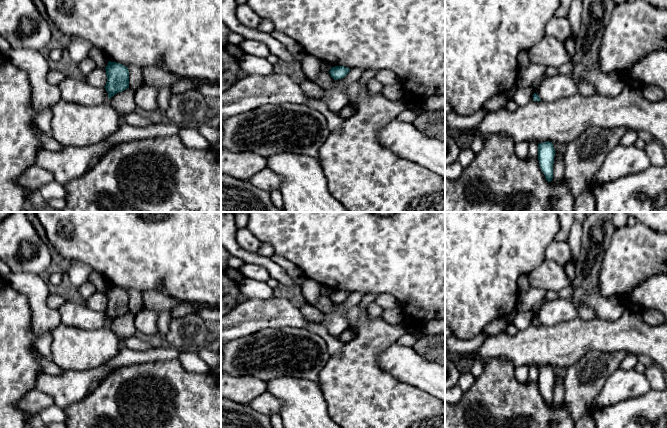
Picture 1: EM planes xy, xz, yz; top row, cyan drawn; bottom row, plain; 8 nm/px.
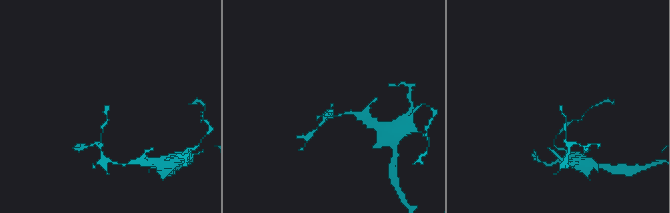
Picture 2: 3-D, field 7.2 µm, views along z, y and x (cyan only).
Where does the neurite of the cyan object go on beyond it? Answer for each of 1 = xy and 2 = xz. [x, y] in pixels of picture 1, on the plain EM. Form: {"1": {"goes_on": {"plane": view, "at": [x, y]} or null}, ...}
{"1": {"goes_on": null}, "2": {"goes_on": null}}

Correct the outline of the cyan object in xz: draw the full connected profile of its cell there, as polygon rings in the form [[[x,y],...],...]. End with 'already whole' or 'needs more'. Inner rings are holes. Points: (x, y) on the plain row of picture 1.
[[[335,290],[330,293],[329,297],[334,304],[338,304],[343,303],[349,297],[349,295],[350,293],[347,291]]] | already whole

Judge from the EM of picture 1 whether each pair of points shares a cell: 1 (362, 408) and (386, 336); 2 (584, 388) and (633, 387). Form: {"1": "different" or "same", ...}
{"1": "same", "2": "different"}

